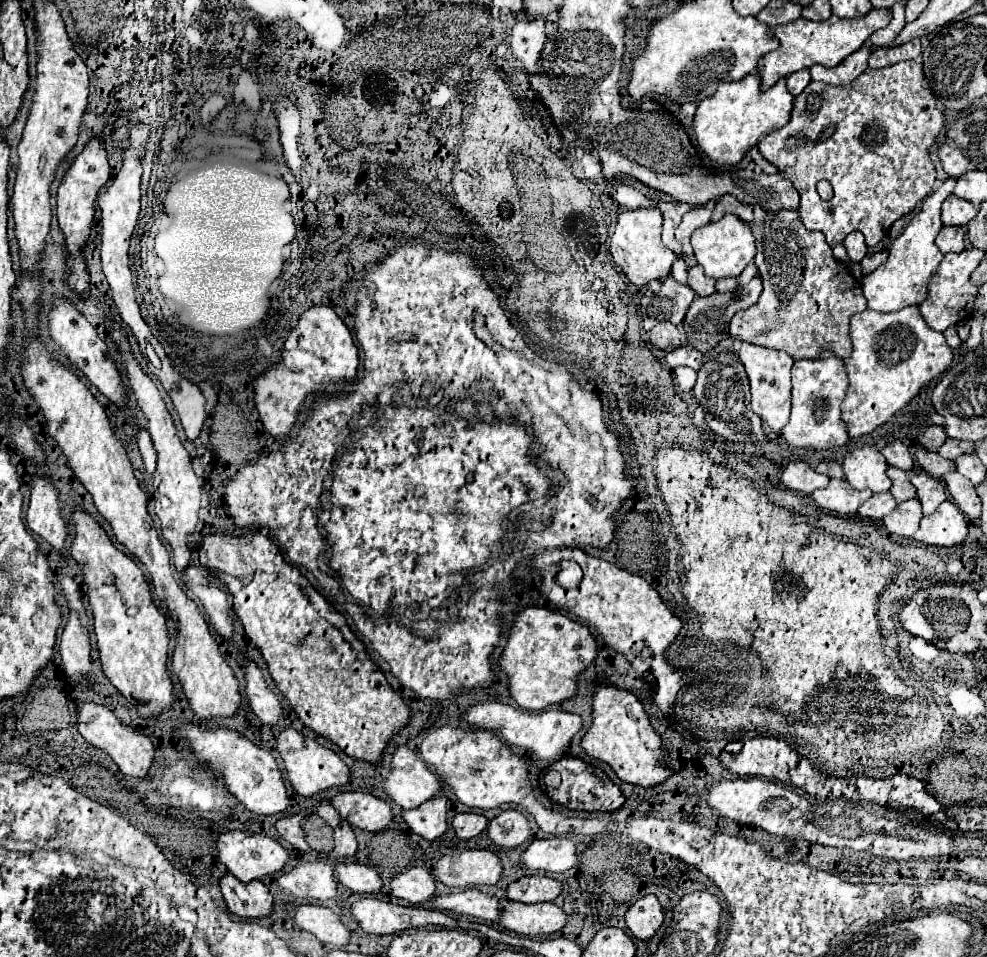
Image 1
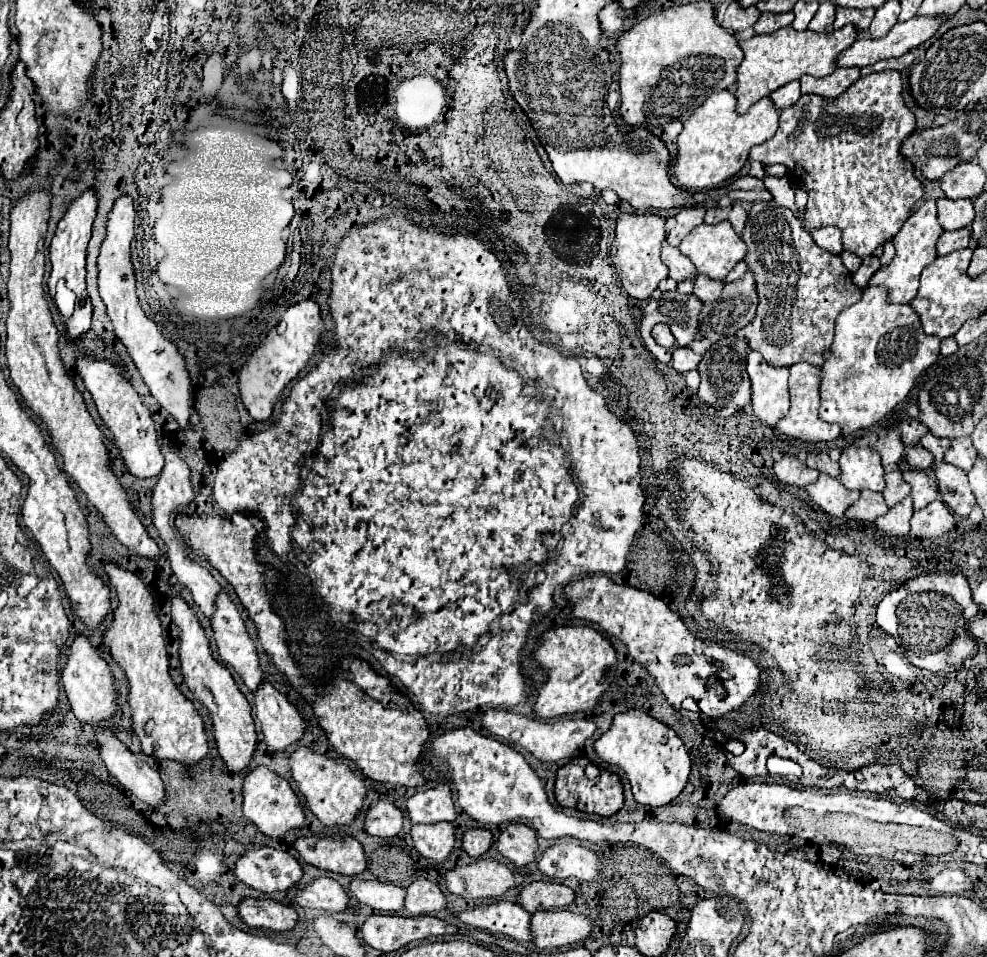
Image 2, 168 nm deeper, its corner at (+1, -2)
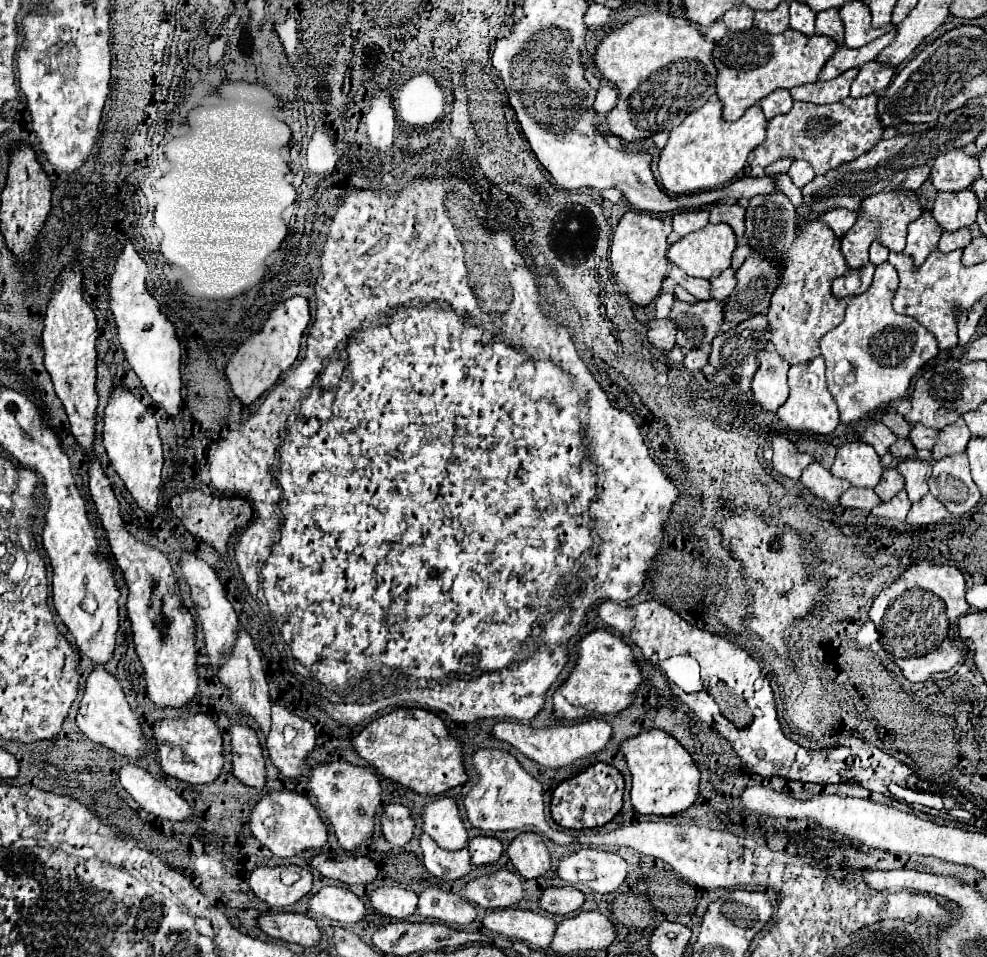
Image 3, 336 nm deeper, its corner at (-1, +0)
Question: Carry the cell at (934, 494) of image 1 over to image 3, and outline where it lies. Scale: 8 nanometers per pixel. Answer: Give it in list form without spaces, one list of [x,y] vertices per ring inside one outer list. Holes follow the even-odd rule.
[[[908,458],[898,464],[898,472],[906,480],[906,492],[912,502],[918,502],[922,496],[928,494],[928,478],[932,476],[932,464],[918,458]]]

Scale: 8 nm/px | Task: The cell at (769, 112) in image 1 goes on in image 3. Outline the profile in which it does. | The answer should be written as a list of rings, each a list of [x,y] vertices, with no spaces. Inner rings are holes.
[[[708,100],[702,108],[690,112],[684,118],[684,122],[680,126],[672,128],[672,132],[670,132],[670,140],[664,146],[664,150],[660,154],[660,162],[658,162],[660,178],[664,178],[664,189],[672,192],[672,194],[692,194],[692,192],[700,192],[700,190],[722,188],[744,168],[748,154],[758,144],[762,144],[766,140],[766,128],[768,128],[768,120],[766,120],[760,106],[750,106],[740,120],[726,122],[722,118],[722,102],[720,100]]]

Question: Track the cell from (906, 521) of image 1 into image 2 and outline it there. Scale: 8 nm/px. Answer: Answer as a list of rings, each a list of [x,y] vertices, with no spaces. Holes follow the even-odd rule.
[[[904,498],[900,504],[892,506],[884,516],[876,518],[876,526],[892,536],[906,536],[910,532],[910,518],[914,514],[912,498]]]

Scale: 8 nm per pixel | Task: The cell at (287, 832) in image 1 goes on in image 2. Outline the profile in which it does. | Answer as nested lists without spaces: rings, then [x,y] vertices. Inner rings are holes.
[[[300,838],[294,842],[296,852],[312,866],[342,876],[358,876],[366,870],[366,856],[358,840],[330,838]]]

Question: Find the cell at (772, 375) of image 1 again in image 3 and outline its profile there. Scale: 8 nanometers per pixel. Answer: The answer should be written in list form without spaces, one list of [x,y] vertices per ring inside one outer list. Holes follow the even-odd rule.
[[[768,344],[764,350],[758,352],[758,362],[760,366],[750,382],[752,396],[756,404],[762,406],[762,410],[776,414],[778,406],[782,406],[788,400],[790,364],[780,358],[780,354],[772,348],[772,344]]]

